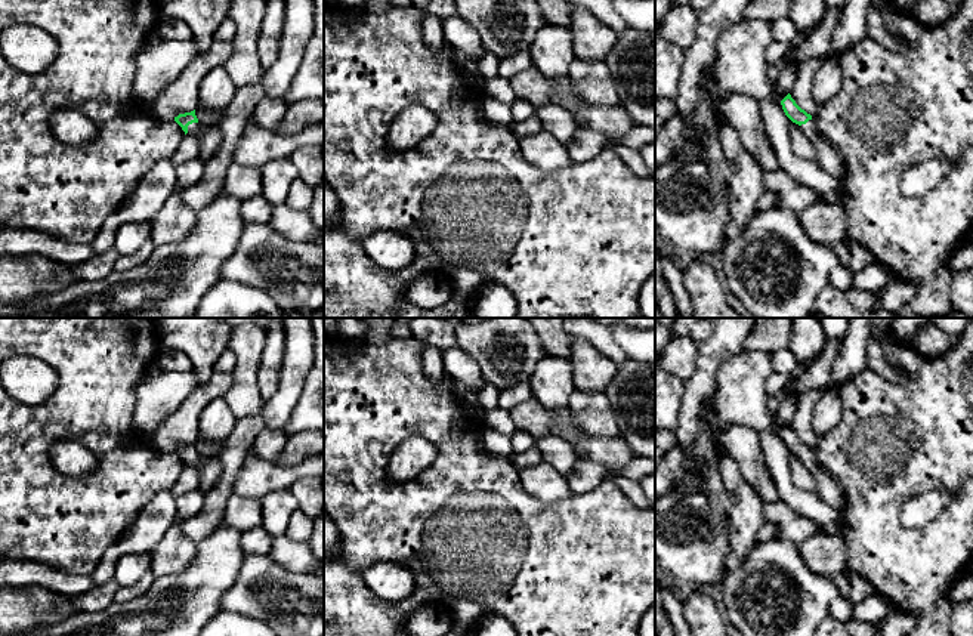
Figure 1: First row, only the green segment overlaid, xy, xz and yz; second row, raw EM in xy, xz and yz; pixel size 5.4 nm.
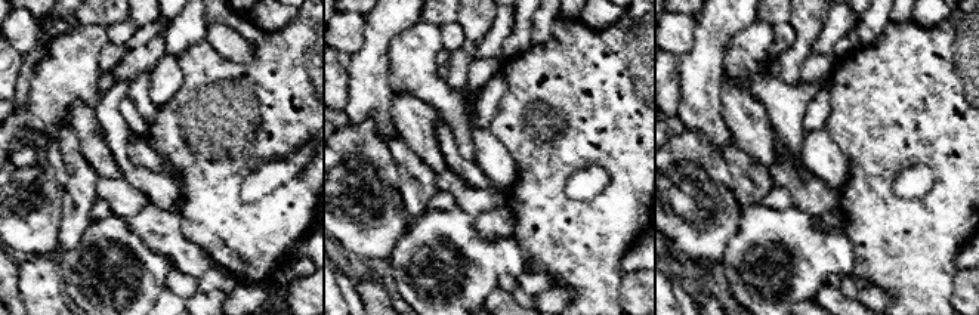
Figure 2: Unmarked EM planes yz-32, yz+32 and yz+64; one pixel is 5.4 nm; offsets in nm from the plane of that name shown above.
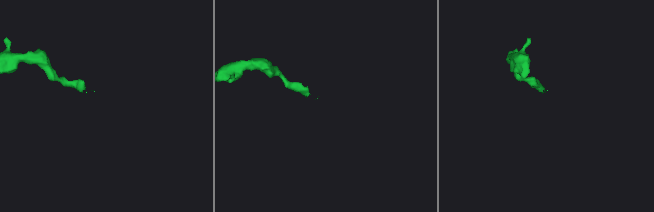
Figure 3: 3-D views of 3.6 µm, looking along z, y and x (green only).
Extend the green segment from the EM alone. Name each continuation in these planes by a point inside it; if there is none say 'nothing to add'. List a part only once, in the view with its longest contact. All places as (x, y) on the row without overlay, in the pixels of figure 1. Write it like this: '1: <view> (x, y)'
1: xy (210, 469)

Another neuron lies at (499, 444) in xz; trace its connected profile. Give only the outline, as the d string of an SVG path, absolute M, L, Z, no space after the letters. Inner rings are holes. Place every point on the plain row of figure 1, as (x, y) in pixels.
M484 424L479 438L492 456L504 459L510 459L513 456L509 435L497 432Z

